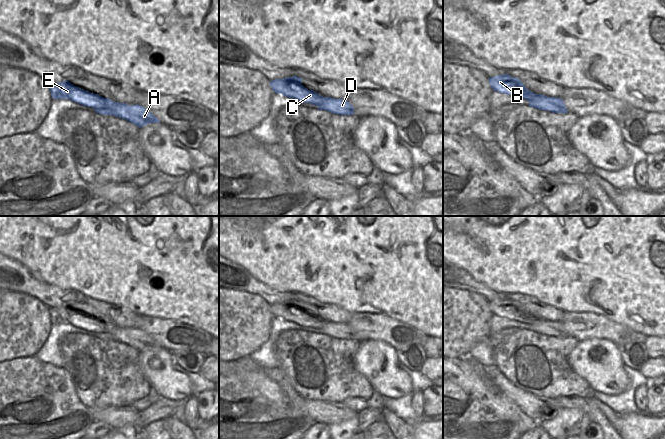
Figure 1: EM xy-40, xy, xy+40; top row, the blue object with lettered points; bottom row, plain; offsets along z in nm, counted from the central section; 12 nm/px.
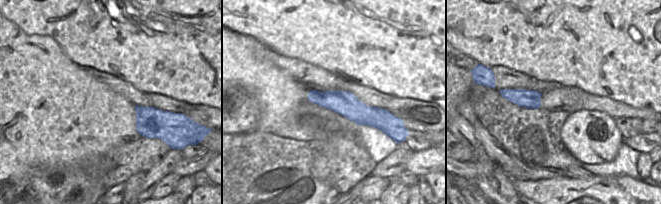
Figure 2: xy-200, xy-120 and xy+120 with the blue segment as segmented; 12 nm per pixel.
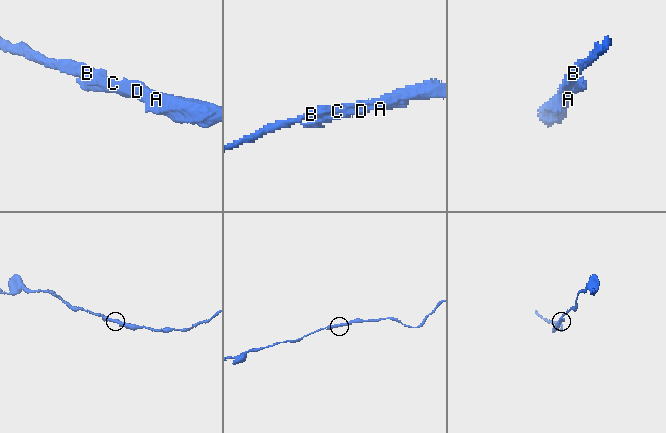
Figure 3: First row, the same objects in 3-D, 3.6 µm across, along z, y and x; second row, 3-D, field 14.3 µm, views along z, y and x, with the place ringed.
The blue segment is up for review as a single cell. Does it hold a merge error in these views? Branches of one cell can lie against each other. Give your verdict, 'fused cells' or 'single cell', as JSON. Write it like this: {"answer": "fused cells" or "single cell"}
{"answer": "single cell"}

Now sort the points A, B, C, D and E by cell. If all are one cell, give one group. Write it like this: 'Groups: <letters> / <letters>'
Groups: A B C D E.

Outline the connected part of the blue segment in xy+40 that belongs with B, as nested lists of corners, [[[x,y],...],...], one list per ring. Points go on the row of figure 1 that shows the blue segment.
[[[509,74],[490,77],[489,84],[493,91],[525,99],[529,102],[529,106],[535,109],[553,113],[568,113],[561,98],[535,94],[528,90],[518,78],[511,77]]]

